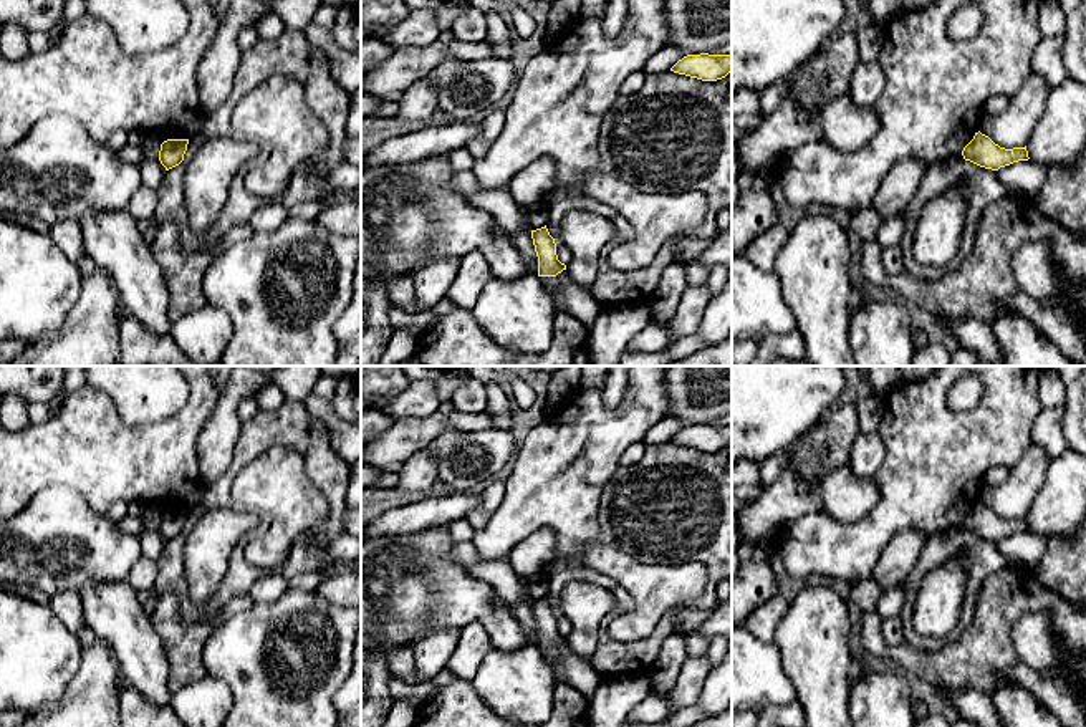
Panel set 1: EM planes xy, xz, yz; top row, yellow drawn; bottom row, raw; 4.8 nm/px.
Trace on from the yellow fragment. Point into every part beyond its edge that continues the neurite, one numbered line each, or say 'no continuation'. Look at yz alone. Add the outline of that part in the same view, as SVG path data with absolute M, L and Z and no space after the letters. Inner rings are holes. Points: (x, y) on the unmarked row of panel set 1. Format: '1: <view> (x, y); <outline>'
no continuation

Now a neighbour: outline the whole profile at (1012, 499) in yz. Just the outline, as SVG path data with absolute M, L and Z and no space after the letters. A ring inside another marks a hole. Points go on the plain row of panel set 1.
M1031 444L1003 484L982 489L978 502L1000 518L1025 518L1043 485L1048 462L1050 455Z

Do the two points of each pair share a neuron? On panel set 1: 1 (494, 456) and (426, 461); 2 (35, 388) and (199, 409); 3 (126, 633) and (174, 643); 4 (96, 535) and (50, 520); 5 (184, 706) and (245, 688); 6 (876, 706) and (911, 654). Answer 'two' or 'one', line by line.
1: two
2: two
3: two
4: one
5: two
6: two

